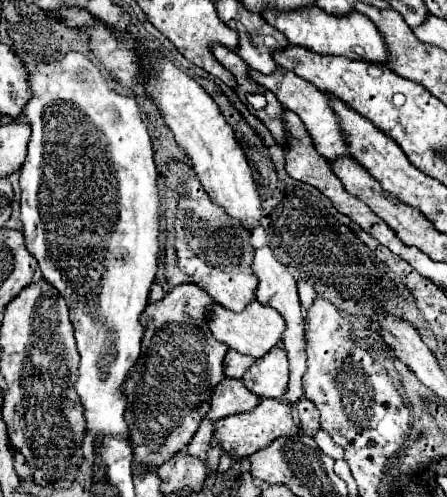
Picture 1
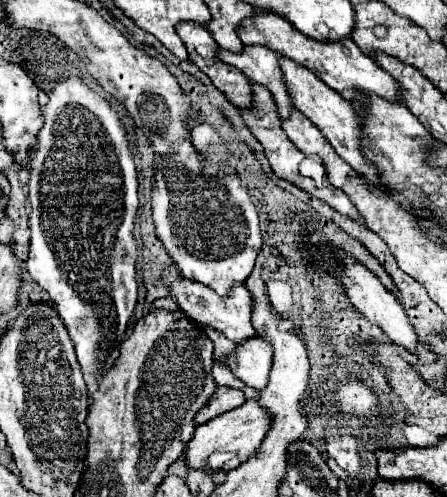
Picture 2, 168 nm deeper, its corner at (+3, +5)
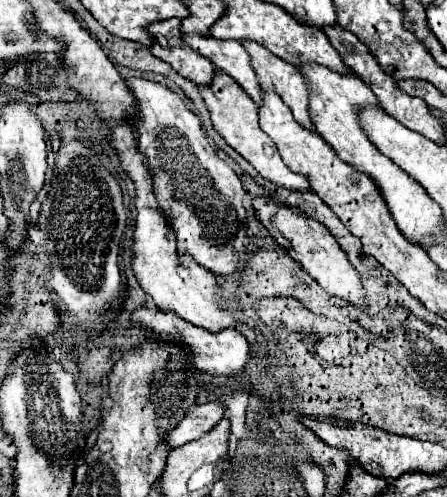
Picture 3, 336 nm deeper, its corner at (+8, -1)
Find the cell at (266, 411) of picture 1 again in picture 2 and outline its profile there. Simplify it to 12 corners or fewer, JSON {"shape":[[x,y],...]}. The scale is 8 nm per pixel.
{"shape":[[247,400],[195,428],[189,468],[228,472],[257,452],[271,418]]}

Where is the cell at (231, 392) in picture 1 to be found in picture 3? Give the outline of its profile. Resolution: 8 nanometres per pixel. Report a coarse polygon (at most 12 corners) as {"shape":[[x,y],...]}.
{"shape":[[220,402],[194,406],[168,434],[176,448],[204,436],[220,422],[226,406]]}

